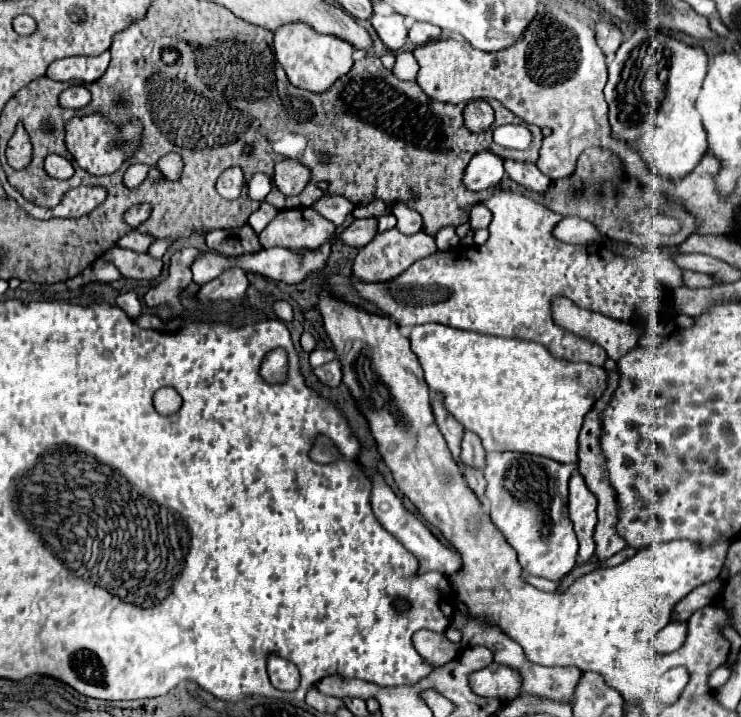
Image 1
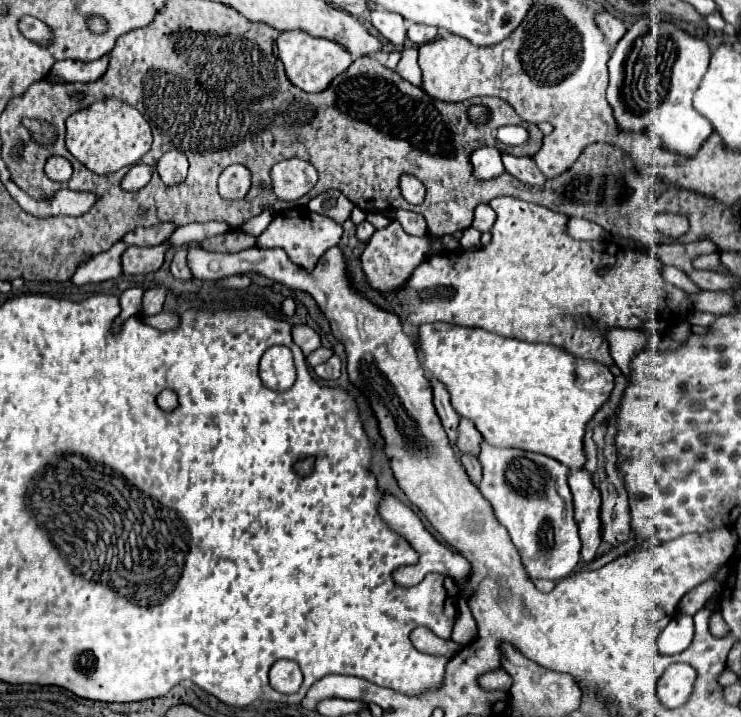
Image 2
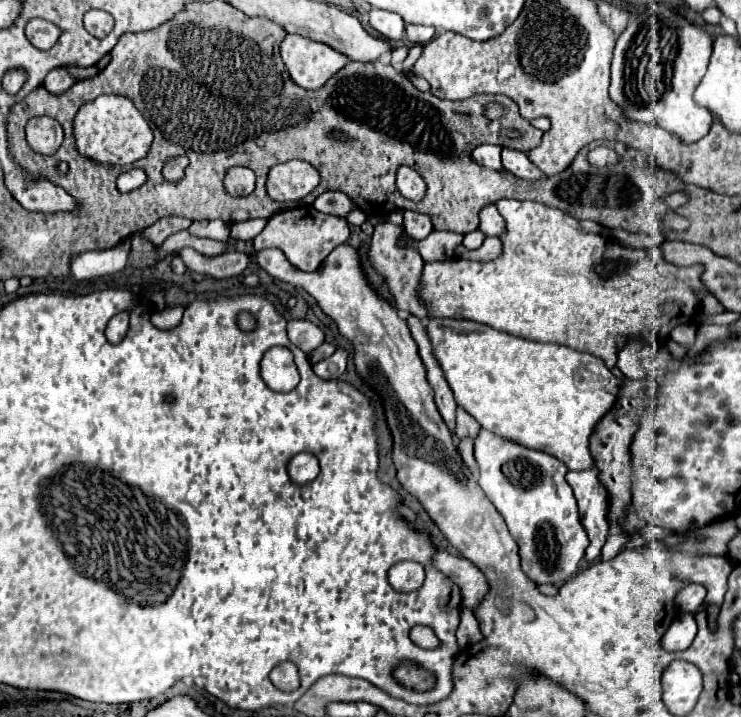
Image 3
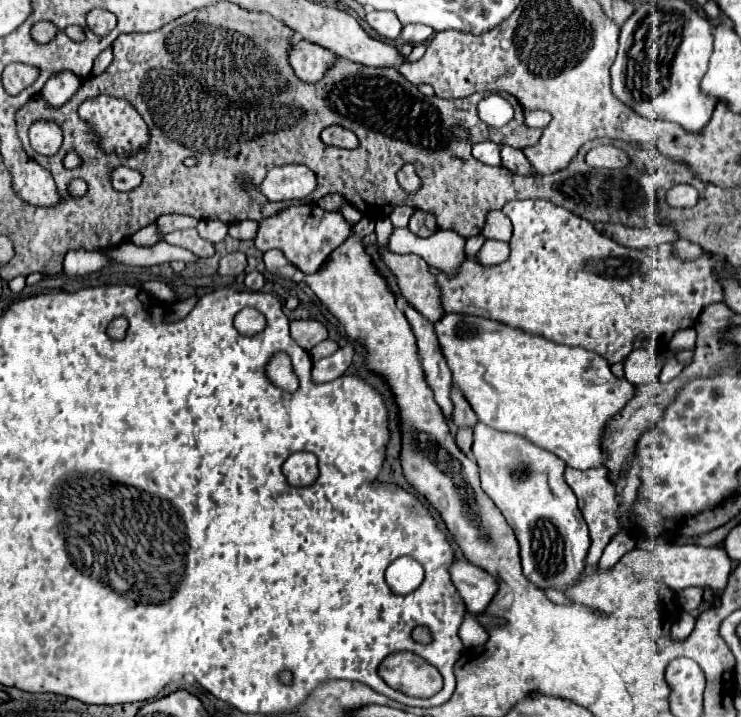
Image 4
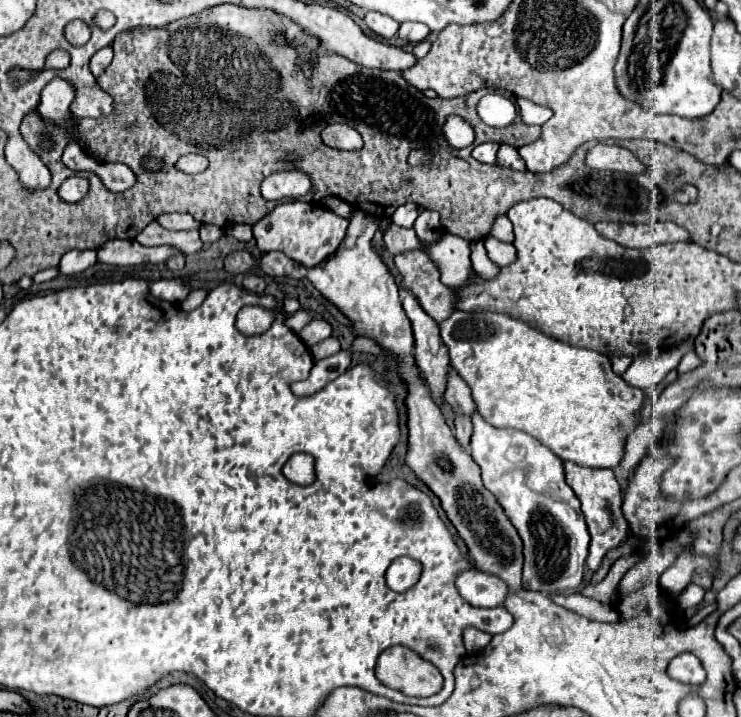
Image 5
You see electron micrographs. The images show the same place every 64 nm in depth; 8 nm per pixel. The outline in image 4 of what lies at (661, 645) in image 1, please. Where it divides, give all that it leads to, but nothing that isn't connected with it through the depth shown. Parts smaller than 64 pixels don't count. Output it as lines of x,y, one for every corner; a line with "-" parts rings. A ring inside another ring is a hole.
682,614
680,620
672,626
672,638
674,640
684,640
690,636
690,632
694,630
694,618
690,614

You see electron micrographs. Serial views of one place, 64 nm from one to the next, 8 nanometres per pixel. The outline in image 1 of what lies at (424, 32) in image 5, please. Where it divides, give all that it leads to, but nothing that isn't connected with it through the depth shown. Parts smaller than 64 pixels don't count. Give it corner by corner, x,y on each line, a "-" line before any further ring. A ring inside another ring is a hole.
414,22
412,28
408,30
408,40
414,46
422,46
422,44
428,44
430,40
438,40
438,38
440,38
440,28
432,26
432,24

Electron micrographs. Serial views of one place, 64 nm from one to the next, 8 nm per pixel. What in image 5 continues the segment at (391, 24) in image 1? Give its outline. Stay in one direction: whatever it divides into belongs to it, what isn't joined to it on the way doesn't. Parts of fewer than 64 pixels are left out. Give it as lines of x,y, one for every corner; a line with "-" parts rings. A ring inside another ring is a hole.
368,12
364,16
364,22
374,34
378,34
382,38
392,38
398,32
398,26
400,26
396,20
392,20
386,14
380,14
380,12

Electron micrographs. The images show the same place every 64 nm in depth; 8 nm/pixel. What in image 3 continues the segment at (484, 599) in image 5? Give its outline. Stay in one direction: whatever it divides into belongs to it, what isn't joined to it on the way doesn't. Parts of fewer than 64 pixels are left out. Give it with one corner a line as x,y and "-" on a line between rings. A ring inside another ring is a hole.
446,550
436,554
434,564
460,588
464,606
470,610
476,610
476,606
482,602
489,590
483,573
466,558
448,554

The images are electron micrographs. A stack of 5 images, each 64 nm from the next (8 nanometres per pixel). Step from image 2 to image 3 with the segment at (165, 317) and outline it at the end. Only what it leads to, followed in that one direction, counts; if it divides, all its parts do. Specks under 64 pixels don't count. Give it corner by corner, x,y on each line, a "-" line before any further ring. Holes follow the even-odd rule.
172,306
172,308
164,308
160,312
154,312
152,314
152,324
158,326
158,328
174,328
180,324
182,320
182,314
184,314
186,306

